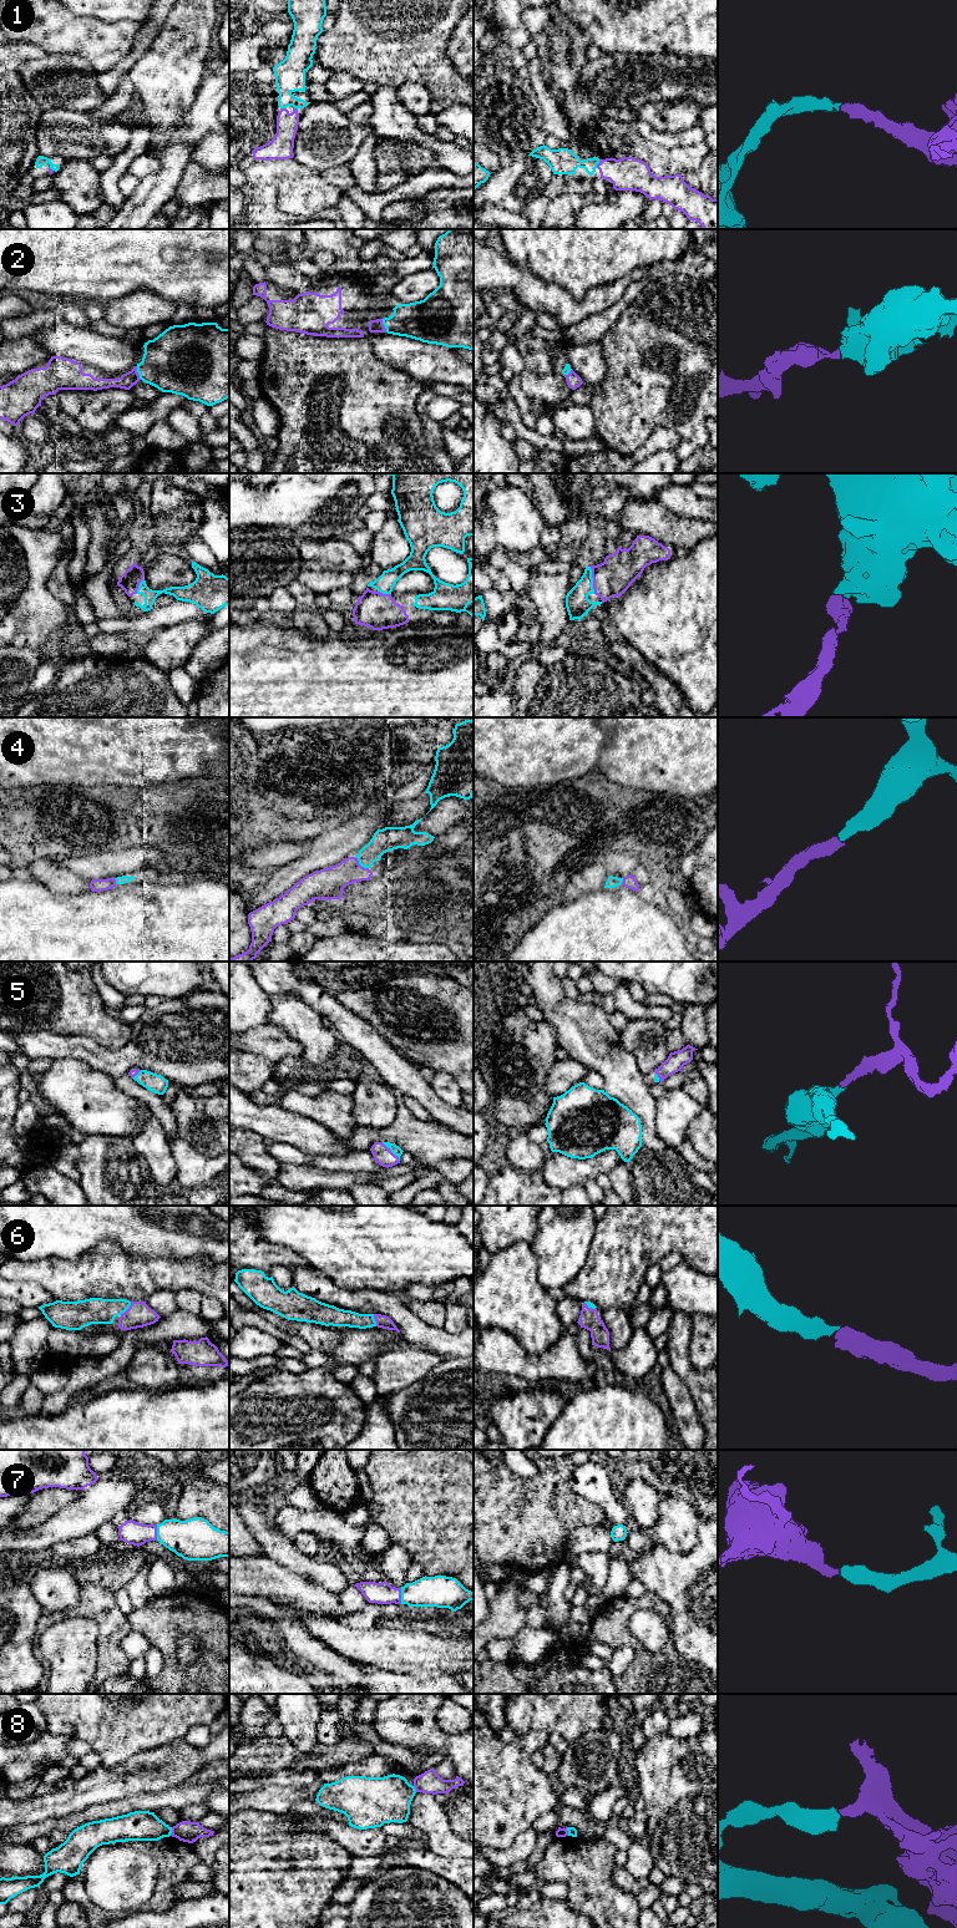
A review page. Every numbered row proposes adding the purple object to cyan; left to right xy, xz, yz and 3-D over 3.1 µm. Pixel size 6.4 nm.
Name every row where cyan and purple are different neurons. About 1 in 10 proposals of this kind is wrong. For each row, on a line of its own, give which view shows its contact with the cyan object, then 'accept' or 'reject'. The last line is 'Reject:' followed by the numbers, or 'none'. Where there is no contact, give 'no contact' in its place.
1: contact in yz; accept
2: contact in xy; accept
3: contact in yz; accept
4: contact in xz; accept
5: contact in xz; accept
6: contact in xy; accept
7: contact in xy; accept
8: contact in xy; reject
Reject: 8

